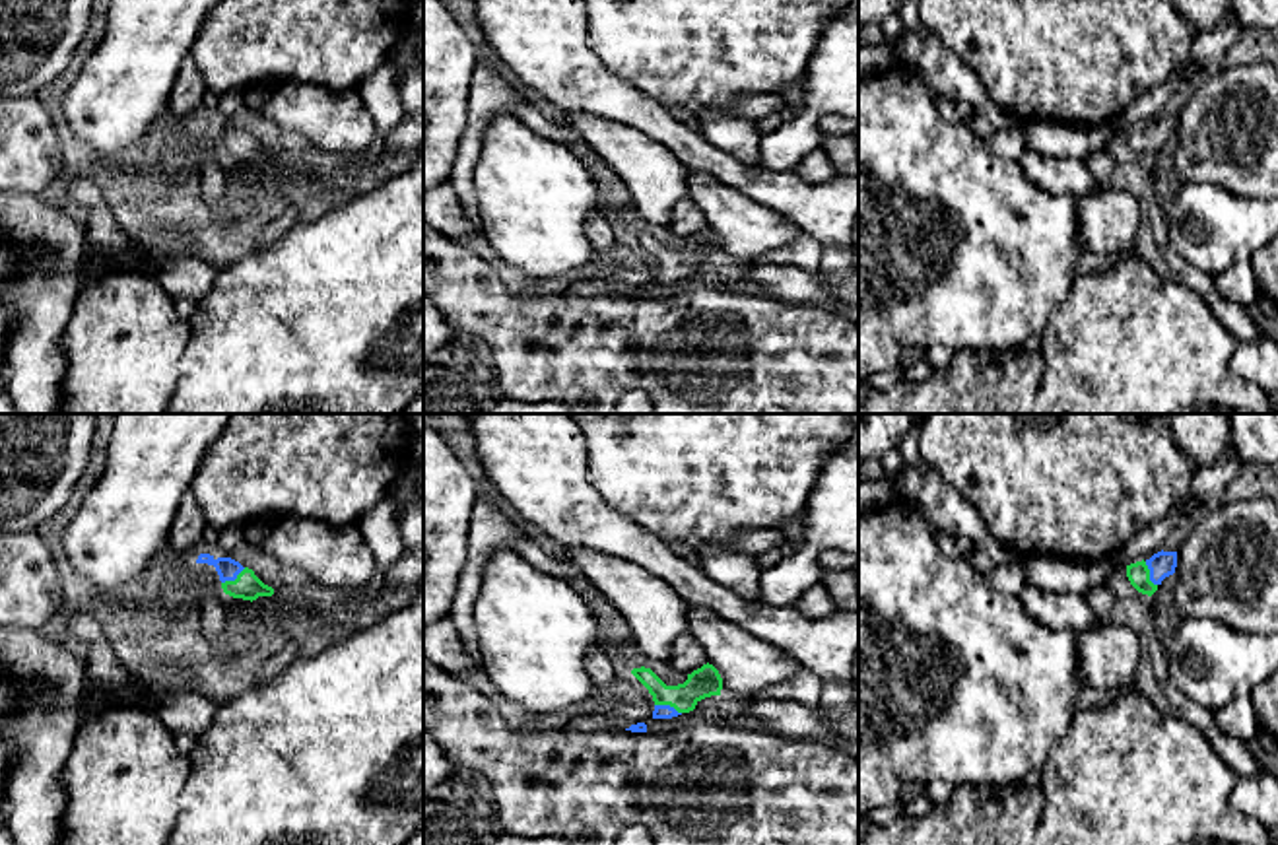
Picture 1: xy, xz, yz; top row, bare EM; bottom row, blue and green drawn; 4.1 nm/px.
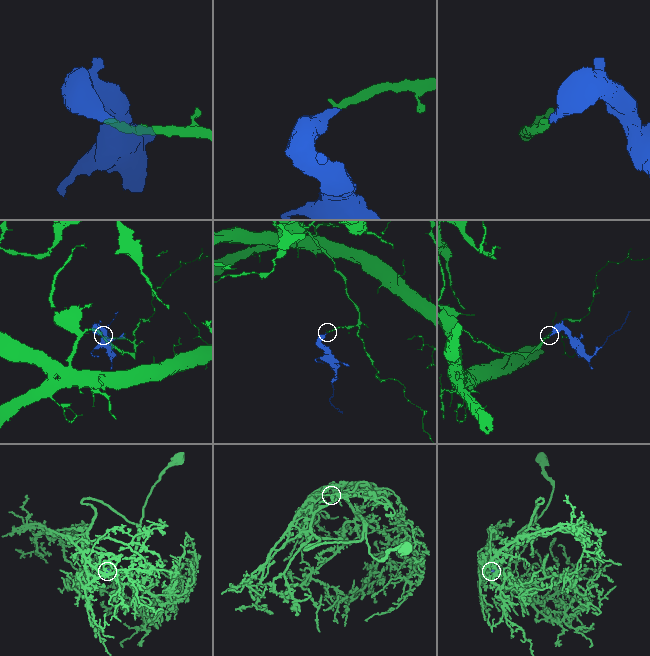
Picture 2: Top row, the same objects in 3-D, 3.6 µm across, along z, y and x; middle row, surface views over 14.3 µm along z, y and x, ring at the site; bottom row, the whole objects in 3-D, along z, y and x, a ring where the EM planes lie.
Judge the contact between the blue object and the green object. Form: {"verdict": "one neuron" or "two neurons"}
{"verdict": "one neuron"}

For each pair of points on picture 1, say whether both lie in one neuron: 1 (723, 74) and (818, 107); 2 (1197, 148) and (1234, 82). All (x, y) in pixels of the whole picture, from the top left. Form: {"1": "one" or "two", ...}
{"1": "two", "2": "one"}

